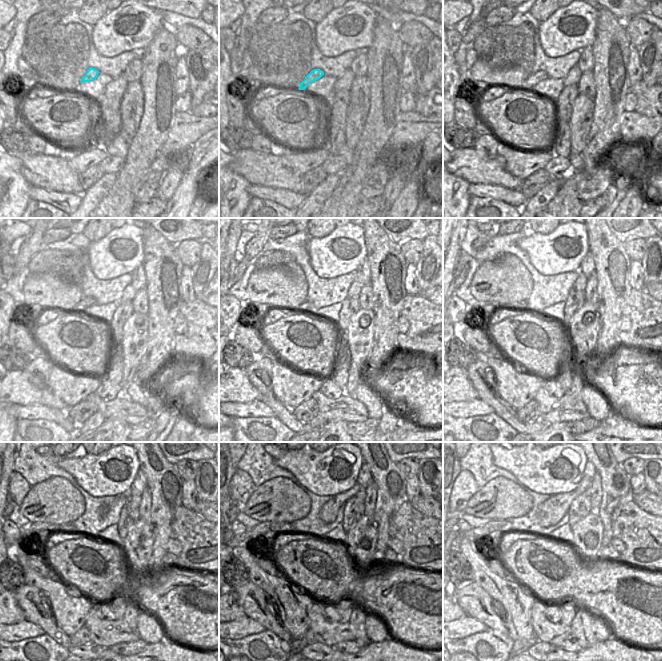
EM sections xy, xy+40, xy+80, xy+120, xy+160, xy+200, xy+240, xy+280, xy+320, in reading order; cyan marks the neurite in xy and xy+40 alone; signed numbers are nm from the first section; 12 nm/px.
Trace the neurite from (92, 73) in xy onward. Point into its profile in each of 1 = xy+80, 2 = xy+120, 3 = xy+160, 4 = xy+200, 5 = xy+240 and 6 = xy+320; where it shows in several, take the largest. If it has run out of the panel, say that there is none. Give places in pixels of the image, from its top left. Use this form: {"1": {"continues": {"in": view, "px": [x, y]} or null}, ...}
{"1": {"continues": {"in": "xy+80", "px": [541, 75]}}, "2": {"continues": {"in": "xy+120", "px": [87, 302]}}, "3": {"continues": {"in": "xy+160", "px": [305, 307]}}, "4": {"continues": {"in": "xy+200", "px": [522, 305]}}, "5": {"continues": {"in": "xy+240", "px": [32, 528]}}, "6": {"continues": {"in": "xy+320", "px": [505, 526]}}}

